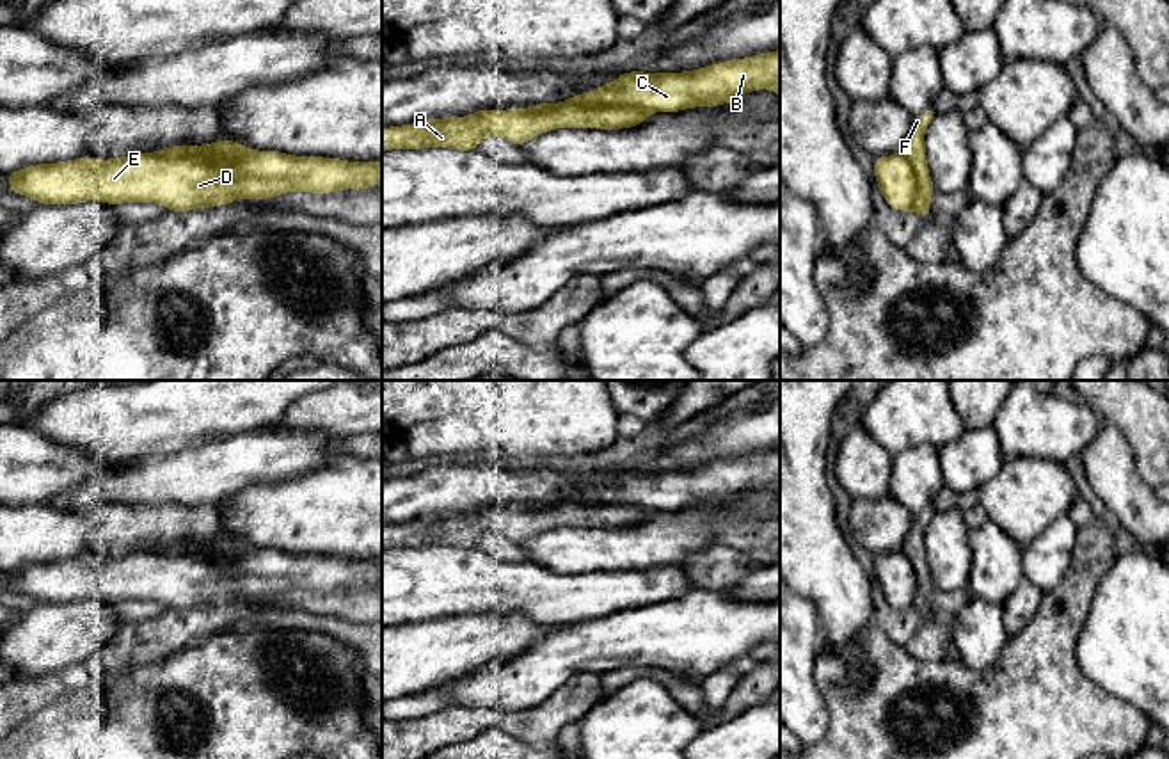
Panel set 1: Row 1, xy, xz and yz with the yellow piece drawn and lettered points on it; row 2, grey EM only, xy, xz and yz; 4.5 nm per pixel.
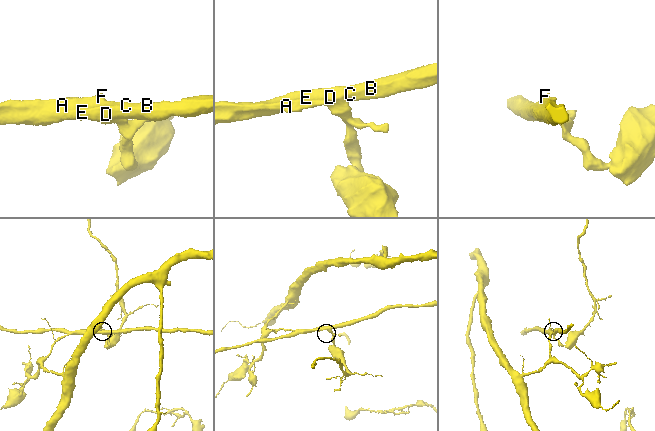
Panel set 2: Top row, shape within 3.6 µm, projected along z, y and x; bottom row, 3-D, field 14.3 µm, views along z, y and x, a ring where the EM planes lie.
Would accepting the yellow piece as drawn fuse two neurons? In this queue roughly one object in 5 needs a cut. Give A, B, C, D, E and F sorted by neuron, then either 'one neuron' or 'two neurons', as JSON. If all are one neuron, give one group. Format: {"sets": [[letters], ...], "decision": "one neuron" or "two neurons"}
{"sets": [["A", "F"], ["B", "C", "D", "E"]], "decision": "two neurons"}

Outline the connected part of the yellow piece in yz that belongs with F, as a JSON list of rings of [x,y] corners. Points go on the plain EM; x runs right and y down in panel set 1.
[[[927,508],[913,515],[913,526],[903,547],[904,555],[908,556],[910,563],[915,569],[917,587],[915,587],[915,595],[913,595],[913,608],[924,619],[933,617],[929,597],[936,590],[929,574],[929,565],[926,560],[926,540],[924,540],[924,531],[926,531],[927,523],[933,517],[933,512],[934,512],[933,508]]]

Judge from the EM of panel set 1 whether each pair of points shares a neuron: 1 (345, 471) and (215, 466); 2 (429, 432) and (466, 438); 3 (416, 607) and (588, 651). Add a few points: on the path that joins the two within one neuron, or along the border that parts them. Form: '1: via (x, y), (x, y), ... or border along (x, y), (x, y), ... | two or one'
1: border along (347, 455), (336, 457), (322, 468), (276, 482) | two
2: via (437, 436), (457, 436) | one
3: border along (599, 617), (558, 626) | two

